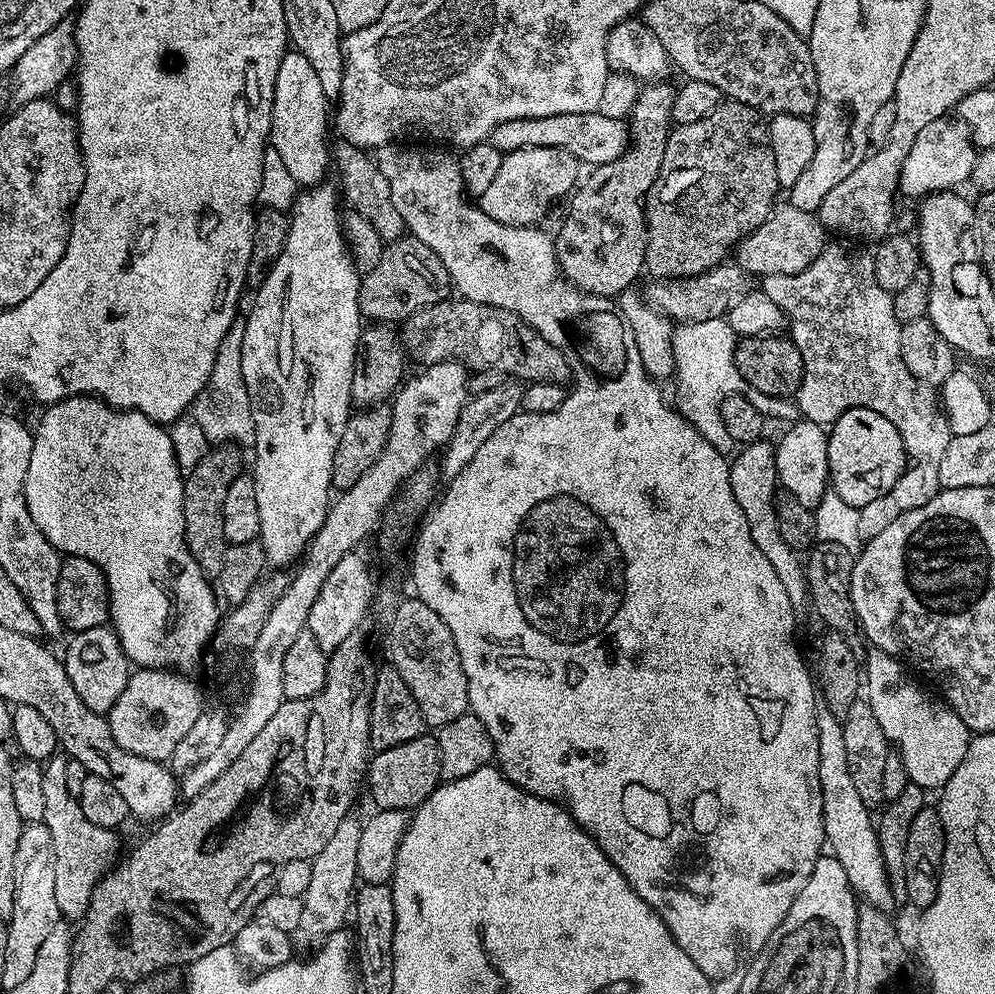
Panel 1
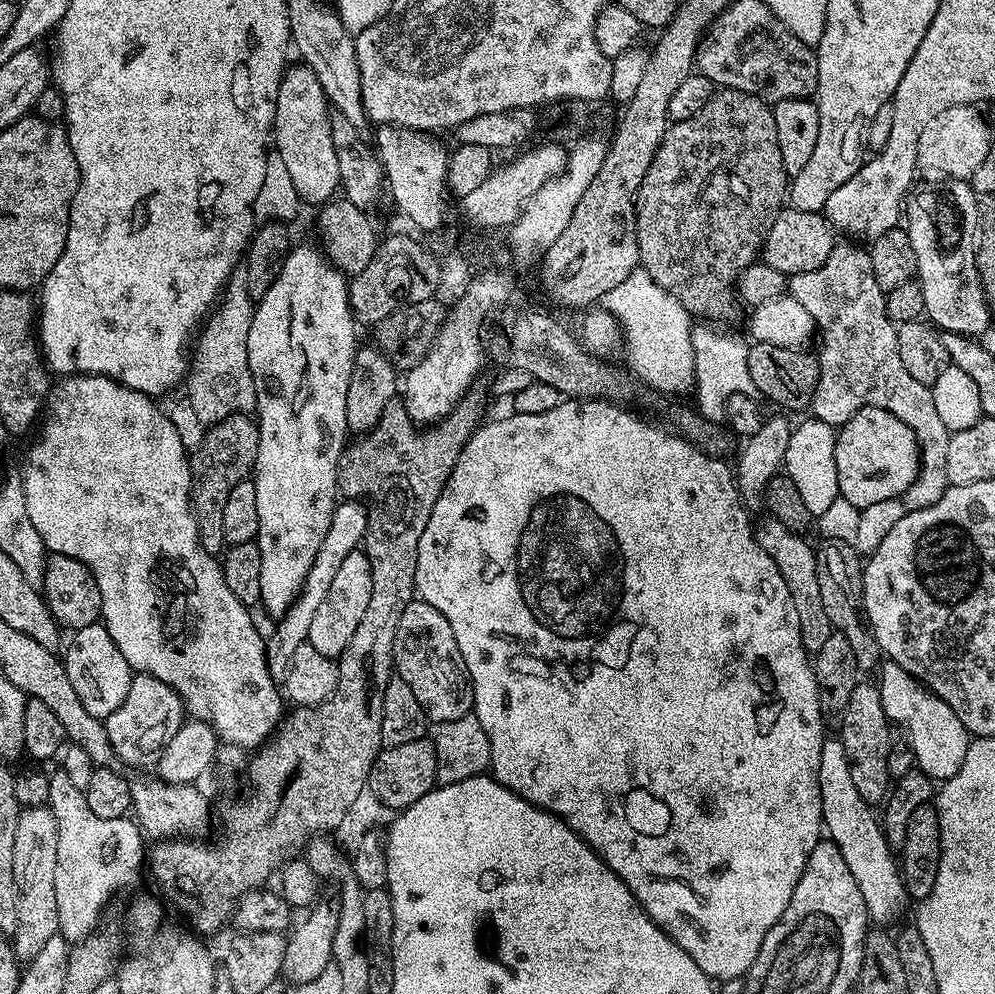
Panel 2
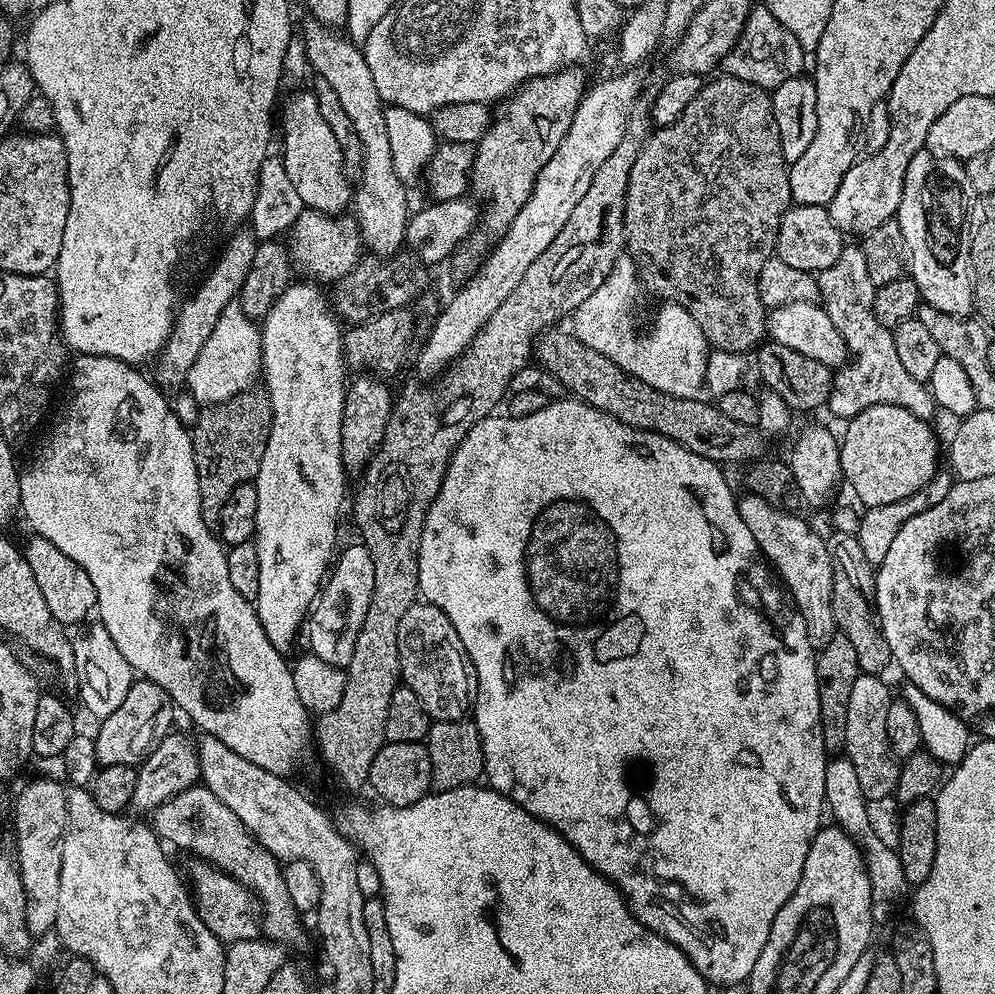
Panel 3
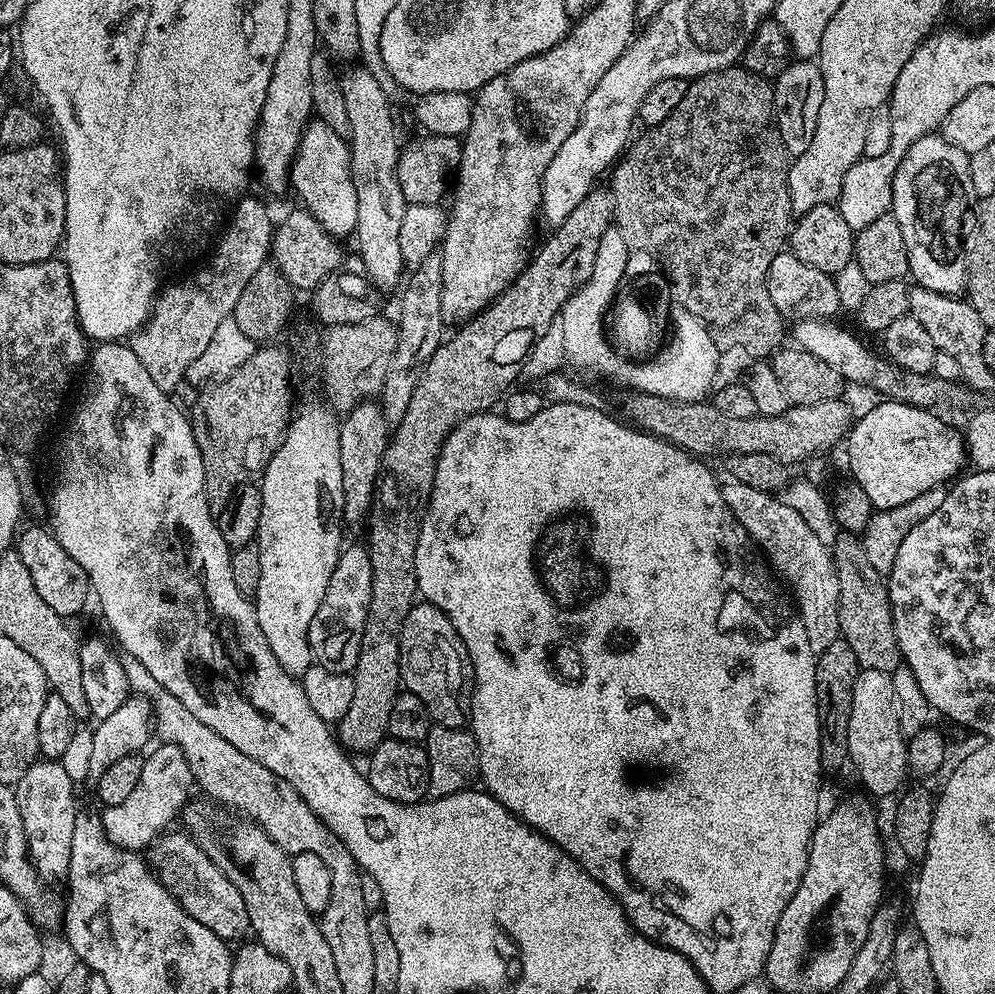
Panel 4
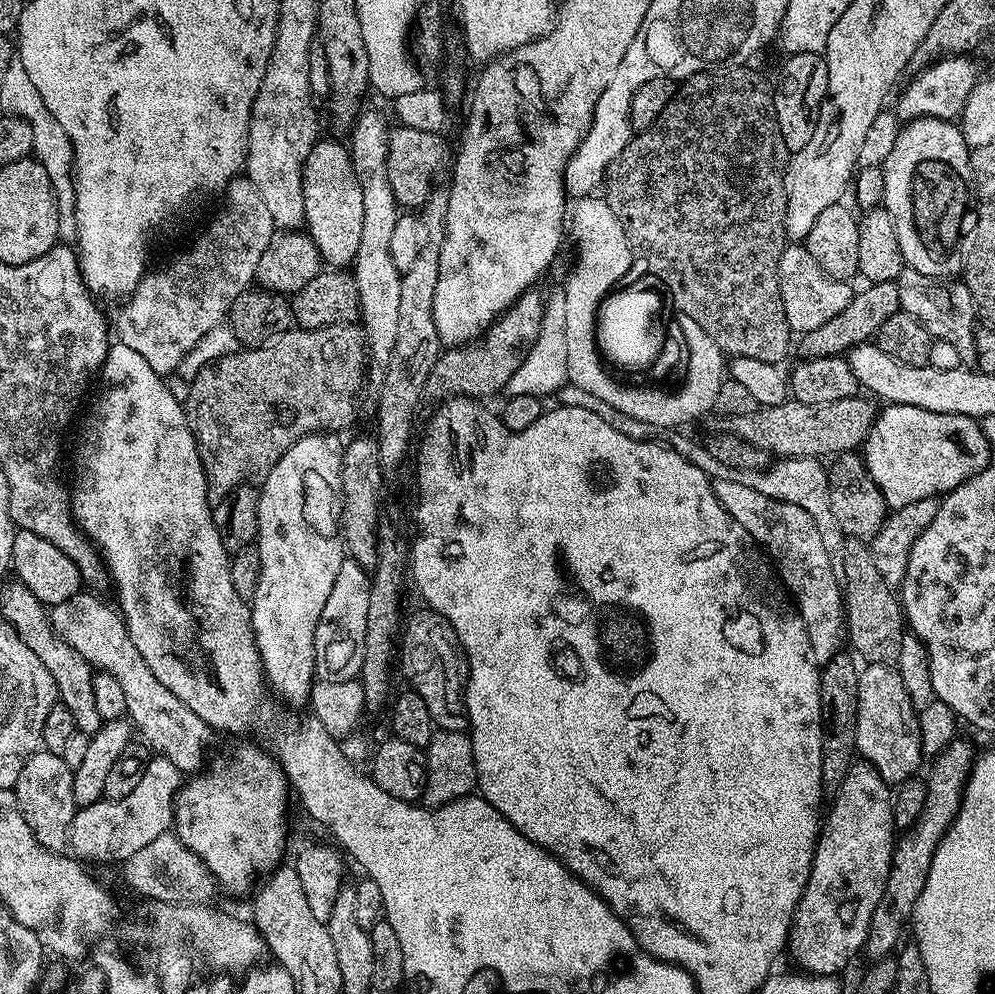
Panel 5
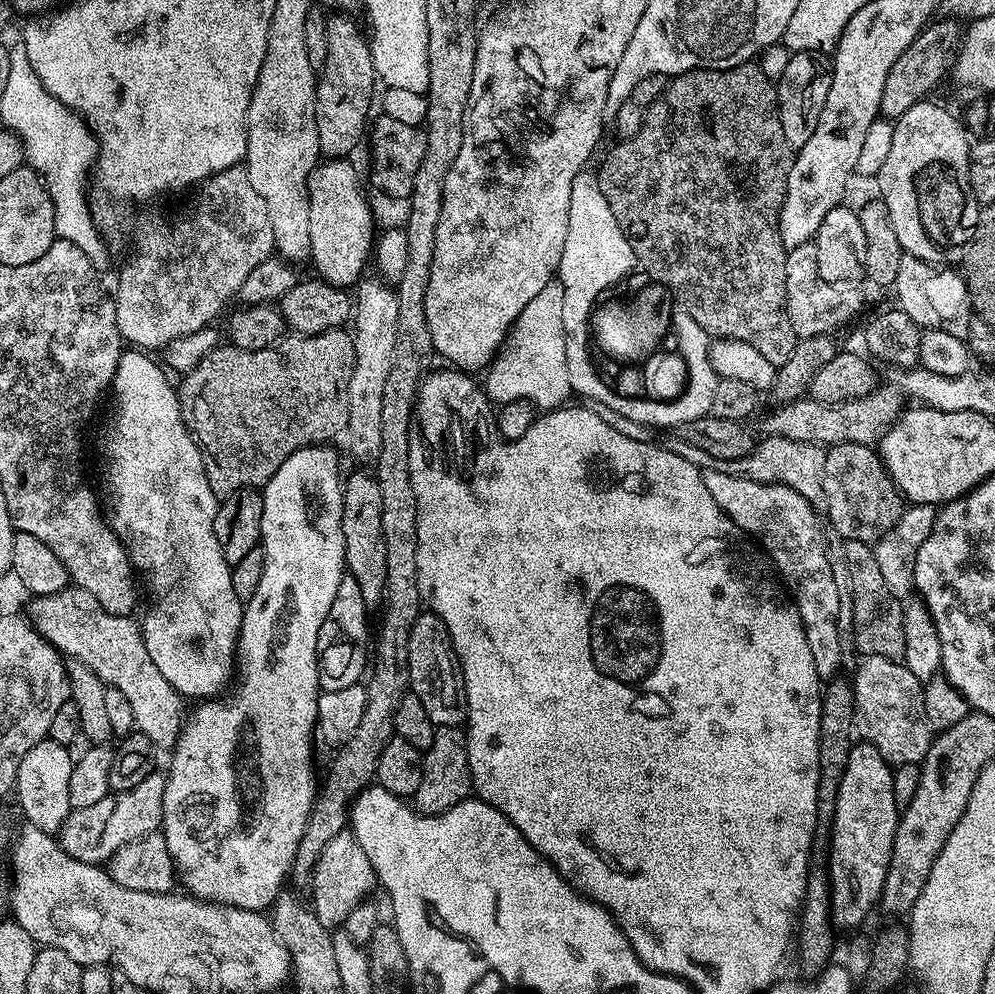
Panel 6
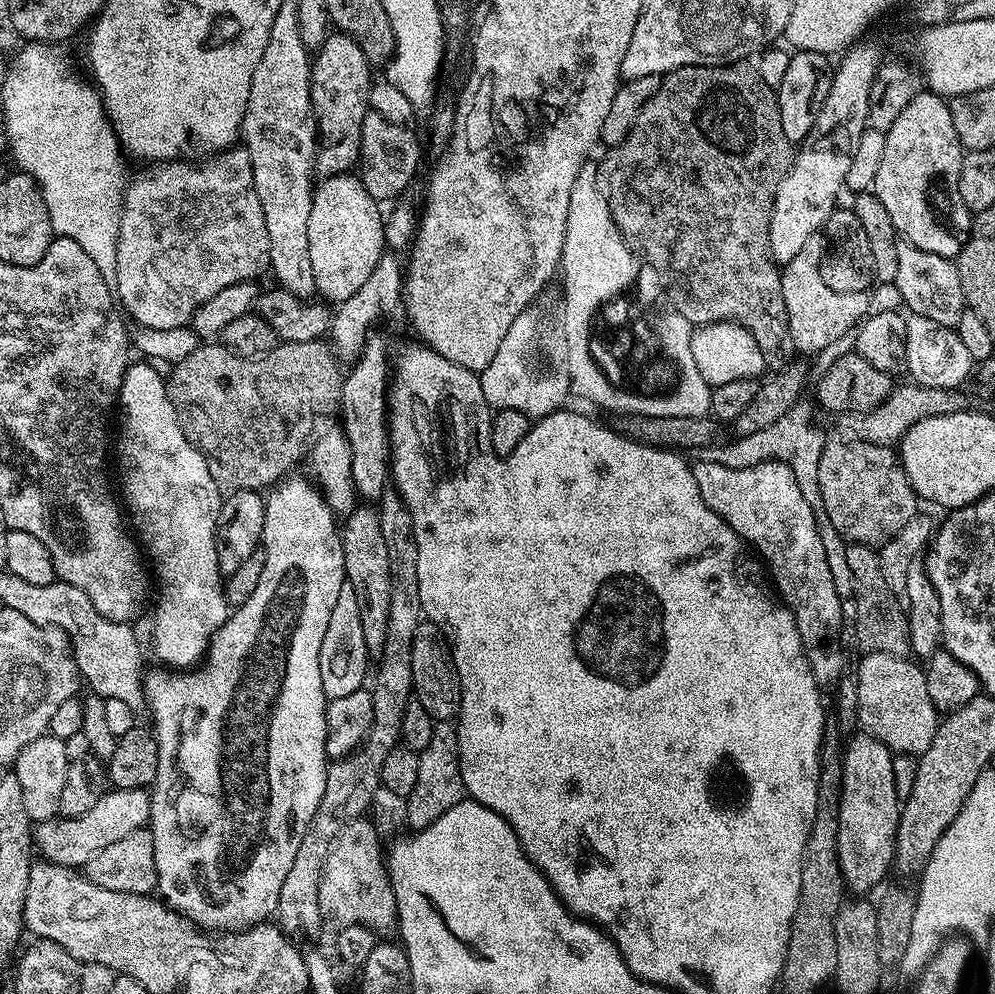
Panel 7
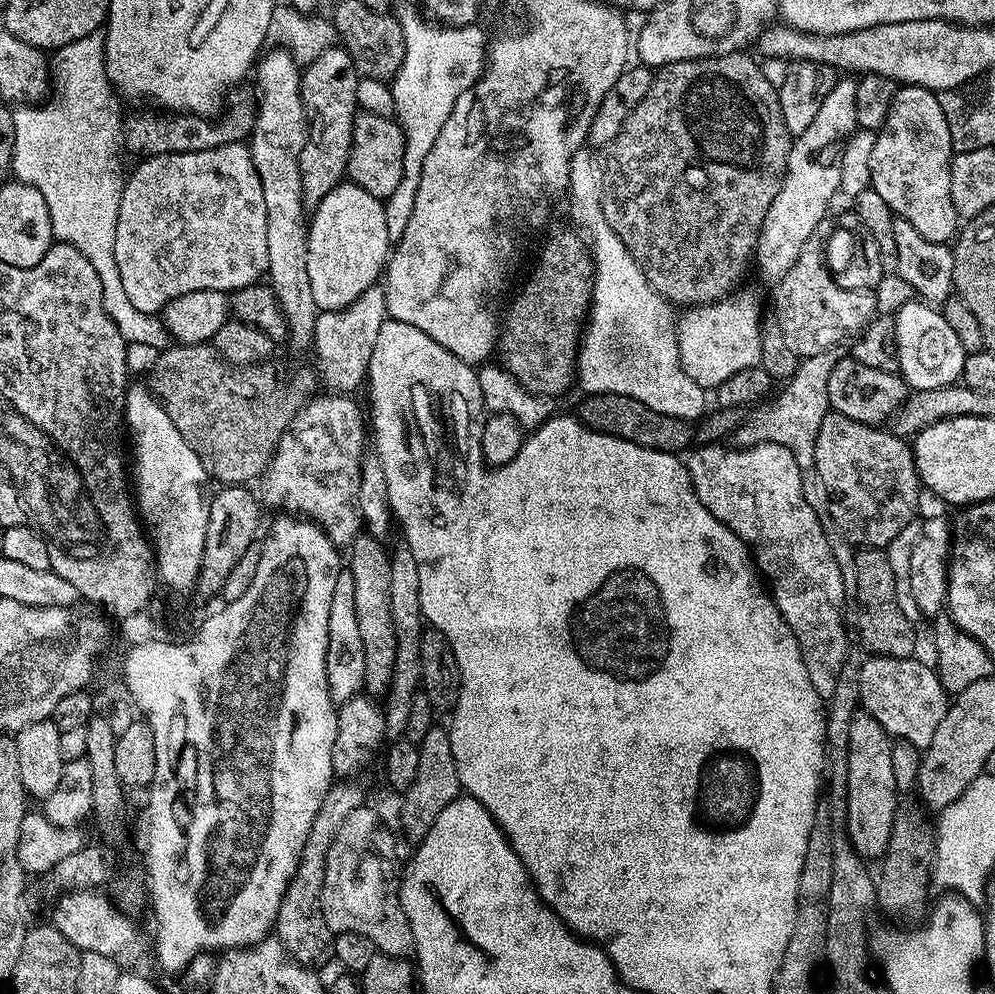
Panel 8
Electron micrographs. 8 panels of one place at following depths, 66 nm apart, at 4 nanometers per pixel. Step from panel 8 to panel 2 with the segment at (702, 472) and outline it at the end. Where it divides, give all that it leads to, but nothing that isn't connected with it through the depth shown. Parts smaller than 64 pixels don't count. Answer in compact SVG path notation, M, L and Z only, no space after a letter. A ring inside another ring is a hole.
M764 518L761 524L757 523L754 535L758 546L770 554L782 574L786 578L786 586L790 590L790 598L794 598L794 610L798 610L798 622L800 623L800 637L802 646L810 654L822 650L826 638L830 638L833 626L830 618L826 618L826 610L822 610L822 590L818 590L818 574L816 573L815 547L804 541L805 537L797 532L792 532L782 522L773 518Z

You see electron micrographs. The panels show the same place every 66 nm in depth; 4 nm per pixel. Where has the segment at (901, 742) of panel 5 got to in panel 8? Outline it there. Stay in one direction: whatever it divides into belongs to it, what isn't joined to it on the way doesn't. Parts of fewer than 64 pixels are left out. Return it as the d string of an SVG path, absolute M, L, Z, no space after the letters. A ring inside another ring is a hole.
M869 655L861 666L861 694L859 703L886 730L888 735L910 742L921 750L930 746L938 731L938 722L946 714L950 703L949 693L944 691L935 667L923 664L917 658L890 658Z

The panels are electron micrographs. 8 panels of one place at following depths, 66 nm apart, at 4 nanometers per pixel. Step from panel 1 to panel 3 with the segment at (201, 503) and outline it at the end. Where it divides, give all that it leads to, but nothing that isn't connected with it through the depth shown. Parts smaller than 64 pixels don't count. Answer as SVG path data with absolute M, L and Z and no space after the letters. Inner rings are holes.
M255 391L240 392L234 398L230 398L224 404L208 406L196 420L196 428L191 429L192 449L194 450L194 466L198 470L198 490L202 502L202 514L204 521L209 525L215 525L220 519L220 511L226 502L228 495L239 484L247 484L255 481L262 454L266 454L266 442L272 425L272 407L268 405L268 397L264 394L255 396Z

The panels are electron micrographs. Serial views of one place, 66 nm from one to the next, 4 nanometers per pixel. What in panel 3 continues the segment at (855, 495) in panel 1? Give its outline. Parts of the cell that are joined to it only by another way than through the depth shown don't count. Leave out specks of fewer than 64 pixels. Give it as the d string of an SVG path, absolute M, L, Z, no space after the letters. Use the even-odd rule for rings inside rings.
M879 404L869 408L861 408L848 424L844 436L839 441L841 454L841 470L843 479L848 480L852 492L864 503L865 509L878 506L890 506L890 502L902 502L902 498L910 498L922 486L926 486L936 476L936 442L929 424L923 417L910 414L902 406Z

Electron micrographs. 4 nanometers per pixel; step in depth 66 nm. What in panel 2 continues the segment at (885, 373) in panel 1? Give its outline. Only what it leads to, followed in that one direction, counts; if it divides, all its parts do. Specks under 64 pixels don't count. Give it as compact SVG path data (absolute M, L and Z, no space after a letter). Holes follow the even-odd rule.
M856 242L837 243L830 250L830 258L818 270L803 272L791 277L787 281L787 291L806 310L810 312L815 331L820 336L820 352L818 351L818 386L812 395L810 412L813 417L833 426L839 425L842 420L840 408L855 410L858 408L881 408L894 418L902 418L910 430L914 430L914 438L920 447L920 472L914 478L914 482L898 498L886 498L886 502L874 502L874 506L866 506L859 509L858 534L855 535L854 547L861 557L872 555L878 546L882 546L882 538L890 534L891 528L896 525L906 514L914 514L914 510L926 510L926 506L934 506L942 494L950 487L946 474L946 457L950 447L952 433L946 430L946 426L934 407L934 398L929 385L910 378L906 366L902 366L902 357L898 355L897 325L887 316L886 293L878 286L874 278L874 266L870 262L870 251L867 247Z

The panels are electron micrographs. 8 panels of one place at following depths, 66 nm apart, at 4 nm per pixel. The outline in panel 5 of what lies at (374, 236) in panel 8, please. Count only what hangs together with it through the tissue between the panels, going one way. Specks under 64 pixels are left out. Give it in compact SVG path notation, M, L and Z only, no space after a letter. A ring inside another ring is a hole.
M317 139L302 170L302 194L306 231L318 246L321 261L336 270L347 269L356 259L358 242L362 242L362 186L358 186L358 178L354 174L351 151L336 140Z

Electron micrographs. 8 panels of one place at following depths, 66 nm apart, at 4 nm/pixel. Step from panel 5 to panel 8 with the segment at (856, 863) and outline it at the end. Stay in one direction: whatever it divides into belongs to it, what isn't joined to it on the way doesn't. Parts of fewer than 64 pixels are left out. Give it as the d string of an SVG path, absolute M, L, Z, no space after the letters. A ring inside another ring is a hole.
M857 711L850 722L848 797L842 820L848 823L846 835L854 851L863 858L883 857L894 826L898 793L890 763L892 741L893 737L878 726L869 712Z

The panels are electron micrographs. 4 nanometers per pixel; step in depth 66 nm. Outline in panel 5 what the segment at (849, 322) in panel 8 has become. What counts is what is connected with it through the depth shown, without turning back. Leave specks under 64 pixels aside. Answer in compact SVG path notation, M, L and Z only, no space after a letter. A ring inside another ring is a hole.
M804 242L785 243L778 258L778 286L782 306L786 310L786 322L796 334L803 334L825 325L830 318L846 309L854 295L851 283L834 280L824 273L822 266L814 262L814 254L810 254L808 245Z

